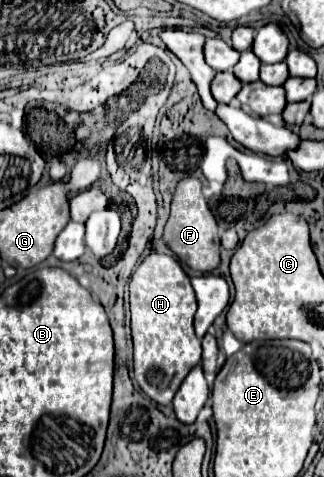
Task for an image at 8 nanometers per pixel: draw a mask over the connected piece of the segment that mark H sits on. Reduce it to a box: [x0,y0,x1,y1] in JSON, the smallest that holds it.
[130,252,201,404]

